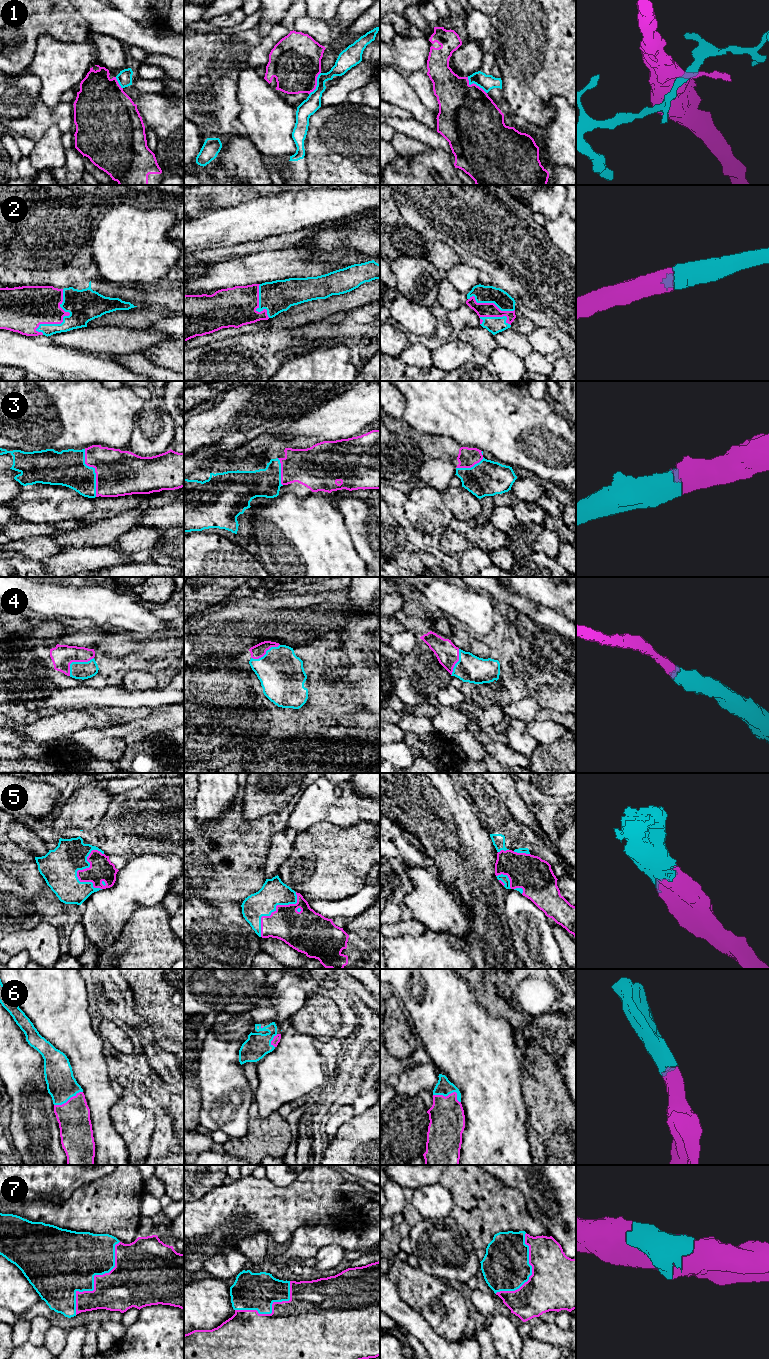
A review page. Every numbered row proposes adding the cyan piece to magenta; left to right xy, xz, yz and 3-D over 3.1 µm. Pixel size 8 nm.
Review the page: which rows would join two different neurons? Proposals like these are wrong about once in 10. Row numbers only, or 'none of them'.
1

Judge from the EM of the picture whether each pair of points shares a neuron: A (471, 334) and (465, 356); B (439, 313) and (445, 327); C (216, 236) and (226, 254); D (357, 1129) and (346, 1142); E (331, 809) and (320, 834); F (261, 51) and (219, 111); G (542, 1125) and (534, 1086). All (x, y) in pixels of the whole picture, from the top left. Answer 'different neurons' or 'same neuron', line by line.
A: different neurons
B: same neuron
C: different neurons
D: same neuron
E: different neurons
F: same neuron
G: same neuron

